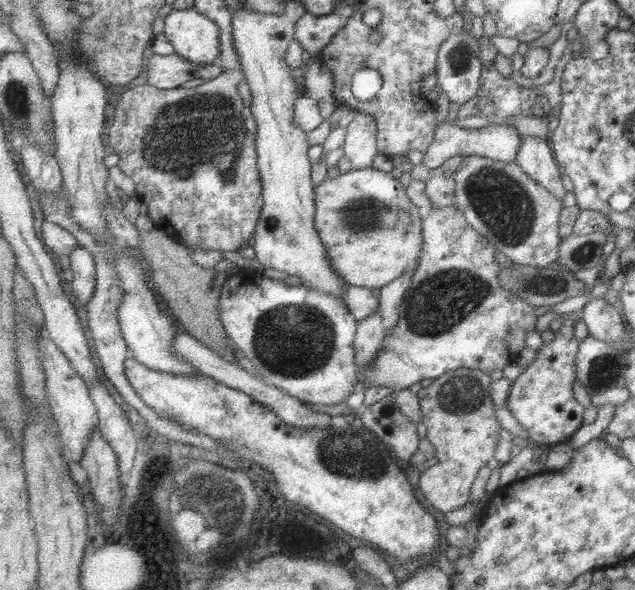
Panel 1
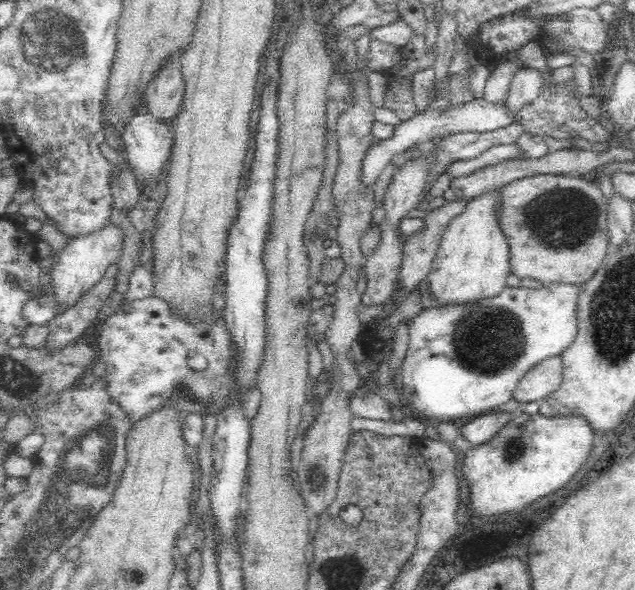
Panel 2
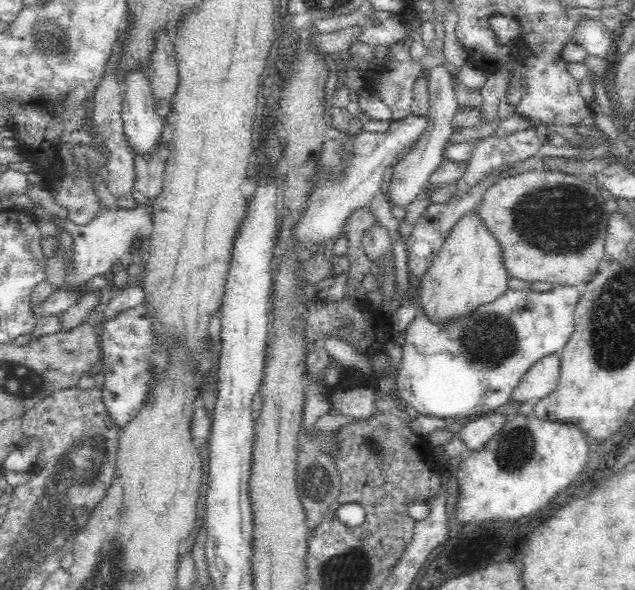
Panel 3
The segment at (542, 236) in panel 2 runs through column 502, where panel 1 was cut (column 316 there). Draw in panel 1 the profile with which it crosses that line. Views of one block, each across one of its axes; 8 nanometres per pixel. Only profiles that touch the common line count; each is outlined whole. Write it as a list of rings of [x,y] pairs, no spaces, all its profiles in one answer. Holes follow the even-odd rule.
[[[375,168],[347,171],[316,186],[316,229],[330,258],[331,266],[345,283],[364,288],[383,288],[400,278],[407,269],[417,267],[424,245],[424,220],[419,208],[409,200],[405,186],[390,172]]]

